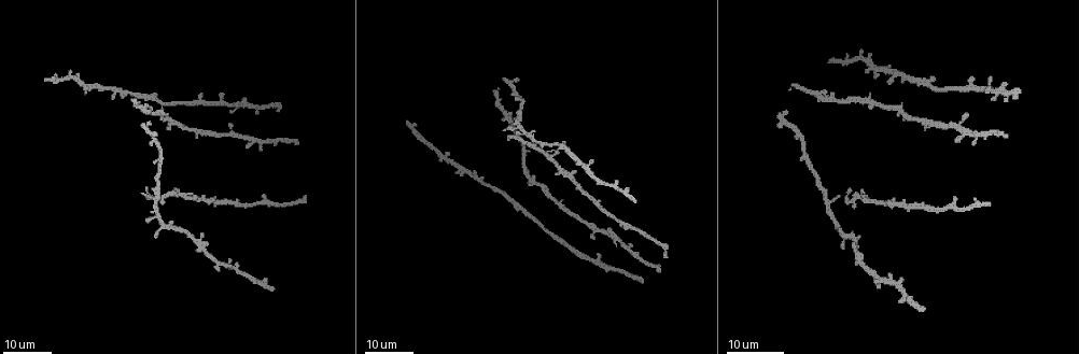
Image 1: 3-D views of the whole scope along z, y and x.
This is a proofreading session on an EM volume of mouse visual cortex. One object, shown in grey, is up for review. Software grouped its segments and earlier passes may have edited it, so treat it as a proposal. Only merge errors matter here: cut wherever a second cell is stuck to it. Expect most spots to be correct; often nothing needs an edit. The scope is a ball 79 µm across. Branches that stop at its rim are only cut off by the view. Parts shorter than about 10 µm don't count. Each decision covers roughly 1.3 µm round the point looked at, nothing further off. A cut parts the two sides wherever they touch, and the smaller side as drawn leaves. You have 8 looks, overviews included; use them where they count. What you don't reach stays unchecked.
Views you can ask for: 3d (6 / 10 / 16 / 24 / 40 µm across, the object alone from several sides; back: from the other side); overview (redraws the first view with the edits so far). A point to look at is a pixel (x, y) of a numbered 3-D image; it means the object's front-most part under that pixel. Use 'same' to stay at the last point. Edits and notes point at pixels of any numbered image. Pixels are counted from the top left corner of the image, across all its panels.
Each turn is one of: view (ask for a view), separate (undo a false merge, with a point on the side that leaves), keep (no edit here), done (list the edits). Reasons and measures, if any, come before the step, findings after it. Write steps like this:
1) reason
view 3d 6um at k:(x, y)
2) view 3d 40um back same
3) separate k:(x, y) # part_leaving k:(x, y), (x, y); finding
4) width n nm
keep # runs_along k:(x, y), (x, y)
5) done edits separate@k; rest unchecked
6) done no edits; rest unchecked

a fork
view 3d 24um at 1:(154, 200)

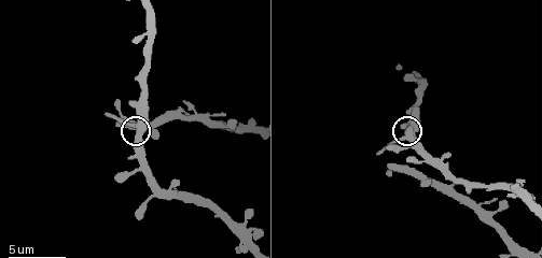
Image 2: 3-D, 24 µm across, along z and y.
zoom in
view 3d 10um same

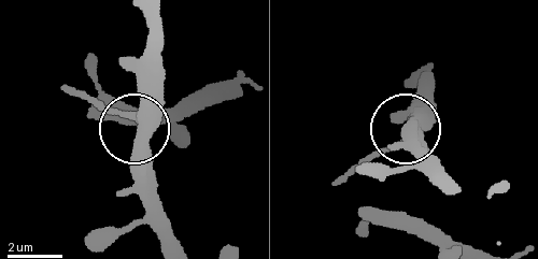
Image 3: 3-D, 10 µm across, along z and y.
width 300 nm
keep # continuous, no second cell

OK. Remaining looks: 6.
three arms meet
view 3d 24um at 1:(158, 110)

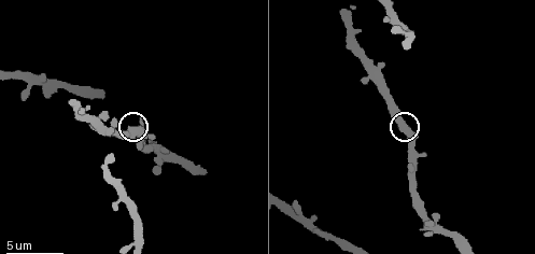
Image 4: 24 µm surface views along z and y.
view 3d 10um at 4:(136, 130)

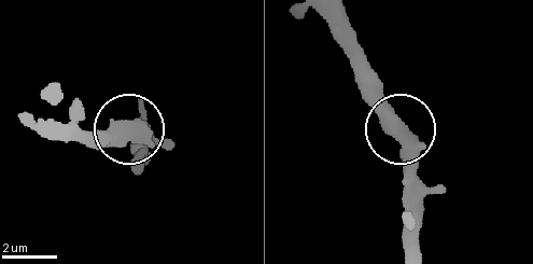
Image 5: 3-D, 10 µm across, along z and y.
arms 3
keep # runs_along 5:(405, 134), (391, 107), (359, 73); one cell here

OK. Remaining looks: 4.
calibre changes
view 3d 16um at 1:(950, 205)

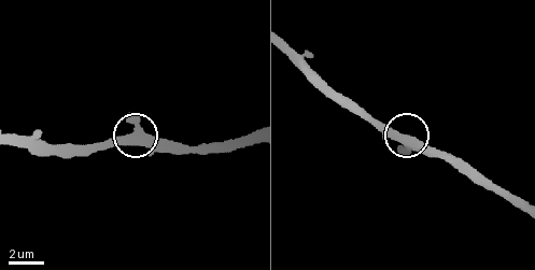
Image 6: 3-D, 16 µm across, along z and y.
closer look
view 3d 10um at 6:(138, 143)

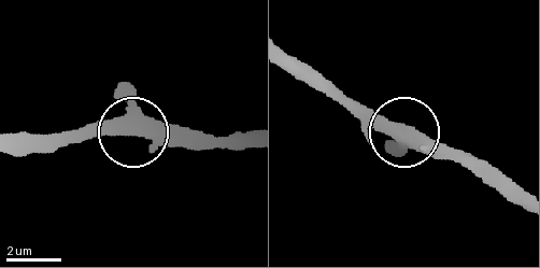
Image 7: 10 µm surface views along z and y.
keep # runs_along 7:(16, 137), (201, 129); continuous, no second cell

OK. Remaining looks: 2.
three-way junction
view 3d 24um at 1:(596, 228)

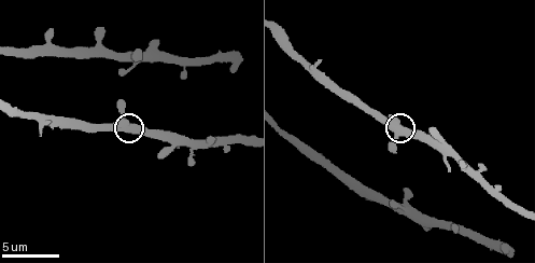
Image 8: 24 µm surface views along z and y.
closer look
view 3d 10um at 8:(398, 133)

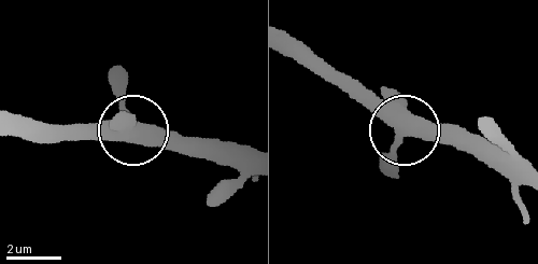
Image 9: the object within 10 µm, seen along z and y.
arms 3
keep # runs_along 9:(18, 116), (164, 130), (196, 149); continuous, no second cell

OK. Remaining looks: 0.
done no edits; rest unchecked

